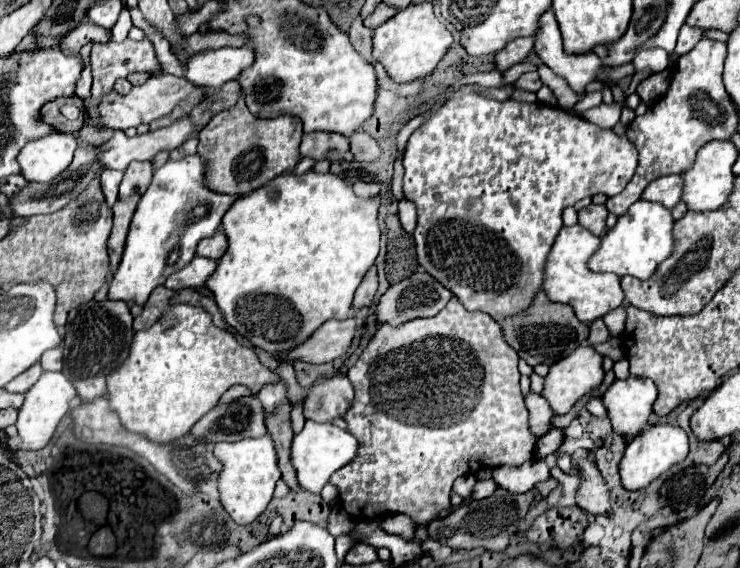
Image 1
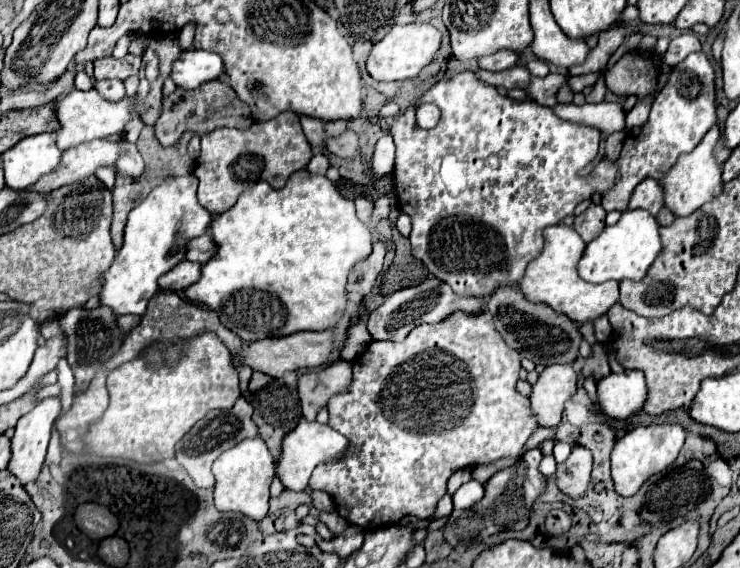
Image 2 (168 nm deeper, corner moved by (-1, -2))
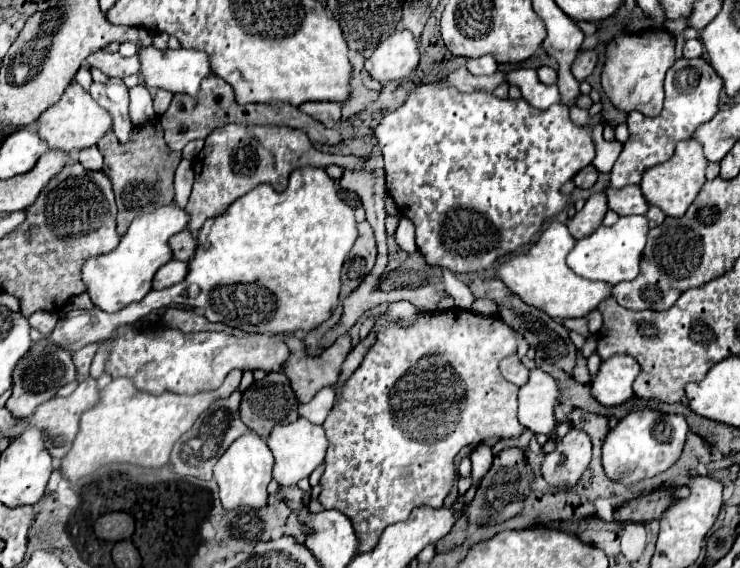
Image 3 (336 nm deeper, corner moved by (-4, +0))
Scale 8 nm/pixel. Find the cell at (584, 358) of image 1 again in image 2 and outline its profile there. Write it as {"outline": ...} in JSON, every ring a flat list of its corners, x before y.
{"outline":[[573,363,545,367,529,395,531,413,535,413,539,427,557,427,561,421,563,405,573,397,575,391,577,373]]}

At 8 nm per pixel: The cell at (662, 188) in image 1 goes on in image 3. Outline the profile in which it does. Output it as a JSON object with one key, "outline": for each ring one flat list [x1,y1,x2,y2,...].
{"outline":[[628,185,626,189,618,189,618,193,610,193,608,187,606,193,608,193,608,207,618,215,646,215,650,207,640,185]]}

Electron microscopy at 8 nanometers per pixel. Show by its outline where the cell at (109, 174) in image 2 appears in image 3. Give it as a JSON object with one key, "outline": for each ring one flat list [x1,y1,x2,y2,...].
{"outline":[[88,147,84,151,80,151,82,157,80,157,80,163,84,165,84,169,92,169,92,171,102,171,102,153,96,149,96,147]]}

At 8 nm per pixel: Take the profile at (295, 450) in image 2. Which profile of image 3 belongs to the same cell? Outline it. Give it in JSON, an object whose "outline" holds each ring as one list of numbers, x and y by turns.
{"outline":[[298,419,290,425,280,425,278,429,272,429,270,437,268,437,268,447,276,459,274,463,274,479,282,485,282,487,290,487,296,485,300,479,310,477,310,473,322,465,326,449,328,449,330,441,324,433,322,425,314,425,308,419]]}

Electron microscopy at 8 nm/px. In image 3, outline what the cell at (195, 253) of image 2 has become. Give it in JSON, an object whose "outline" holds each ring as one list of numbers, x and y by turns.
{"outline":[[186,231,182,233,176,233,172,239,170,239,170,247,174,249,174,259,178,261,190,261,194,257,194,251,198,249,198,239]]}

